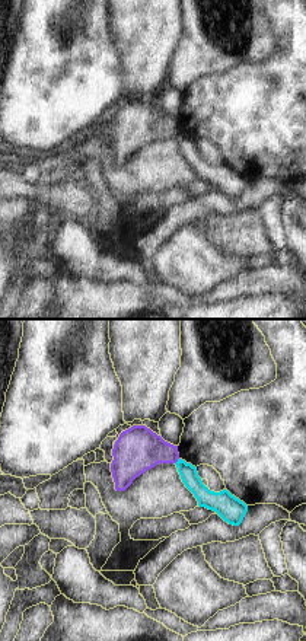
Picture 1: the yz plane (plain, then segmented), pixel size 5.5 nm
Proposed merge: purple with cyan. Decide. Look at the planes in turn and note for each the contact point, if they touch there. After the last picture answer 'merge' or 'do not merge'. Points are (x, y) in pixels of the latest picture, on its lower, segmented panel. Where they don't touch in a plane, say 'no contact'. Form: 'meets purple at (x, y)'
meets purple at (177, 461)

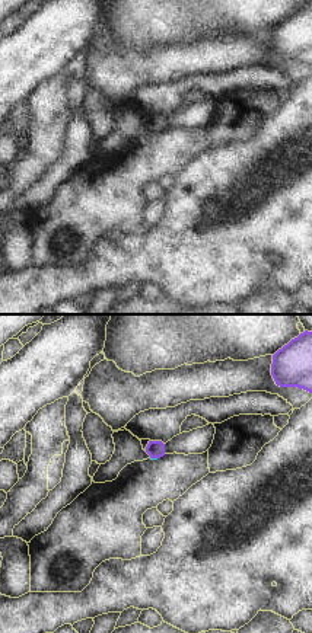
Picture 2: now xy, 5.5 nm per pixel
meets purple at (155, 457)

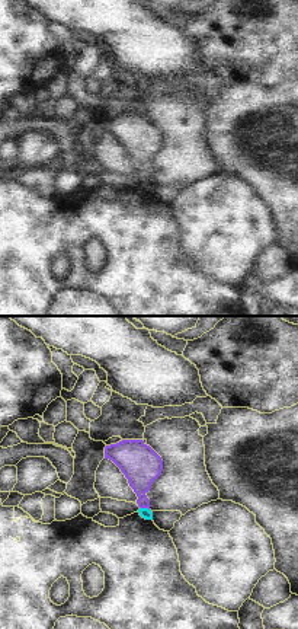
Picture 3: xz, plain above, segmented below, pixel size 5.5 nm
meets purple at (144, 507)

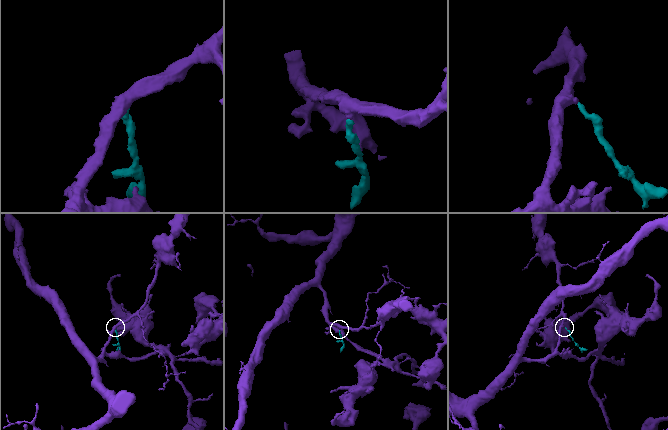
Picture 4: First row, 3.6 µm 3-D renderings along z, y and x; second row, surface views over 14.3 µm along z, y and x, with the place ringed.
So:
do not merge

